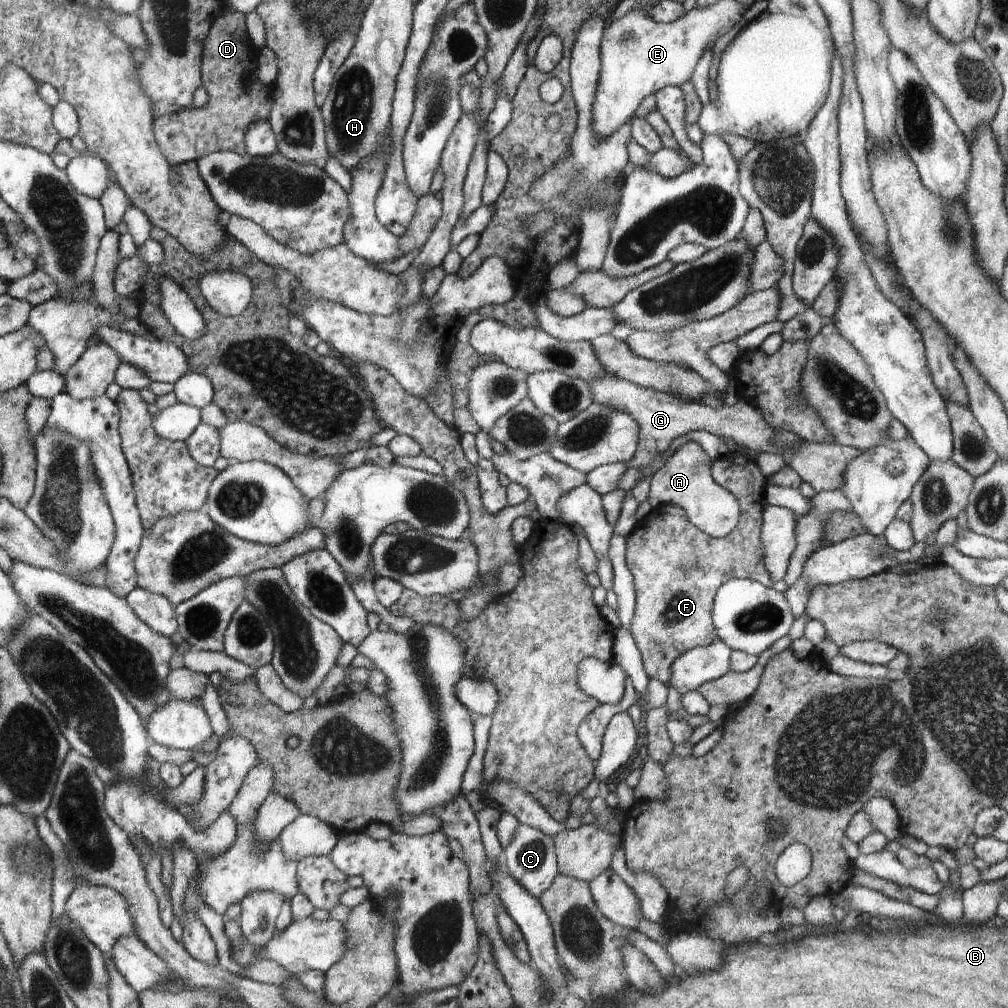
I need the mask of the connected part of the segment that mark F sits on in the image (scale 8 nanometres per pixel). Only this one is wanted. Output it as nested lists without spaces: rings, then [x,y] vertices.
[[[749,456],[746,458],[732,458],[732,460],[730,460],[730,458],[720,457],[719,459],[712,460],[712,464],[710,464],[708,469],[712,472],[711,475],[714,482],[716,482],[718,486],[724,488],[724,490],[730,492],[739,504],[740,516],[738,526],[736,526],[728,536],[714,538],[713,536],[704,534],[704,532],[698,530],[698,528],[688,520],[688,517],[684,516],[682,508],[678,508],[678,506],[670,506],[670,510],[680,510],[680,512],[678,512],[678,514],[676,514],[675,511],[668,512],[668,508],[666,508],[666,513],[664,514],[648,514],[637,523],[634,532],[626,538],[626,566],[628,566],[628,570],[632,573],[634,588],[636,589],[636,594],[634,596],[637,598],[634,616],[629,624],[630,632],[632,638],[636,641],[636,646],[640,649],[644,670],[646,671],[648,678],[659,680],[666,685],[668,685],[668,680],[670,680],[670,668],[672,662],[674,662],[678,656],[688,652],[690,649],[708,646],[717,639],[716,628],[714,628],[714,621],[712,620],[712,608],[714,606],[716,593],[725,582],[732,579],[750,579],[755,580],[768,588],[772,588],[775,583],[768,570],[766,570],[766,566],[764,566],[764,548],[762,548],[762,542],[760,542],[760,528],[762,528],[763,525],[762,510],[764,510],[764,491],[765,487],[768,485],[766,482],[766,476],[760,472],[758,465]]]

